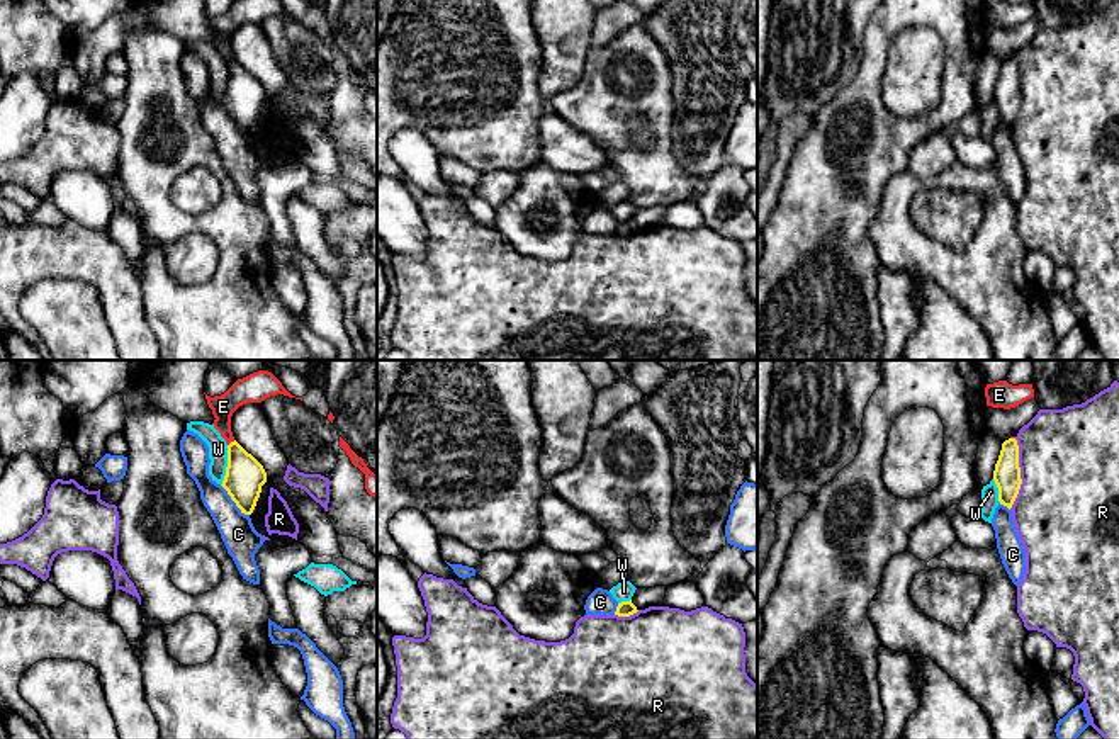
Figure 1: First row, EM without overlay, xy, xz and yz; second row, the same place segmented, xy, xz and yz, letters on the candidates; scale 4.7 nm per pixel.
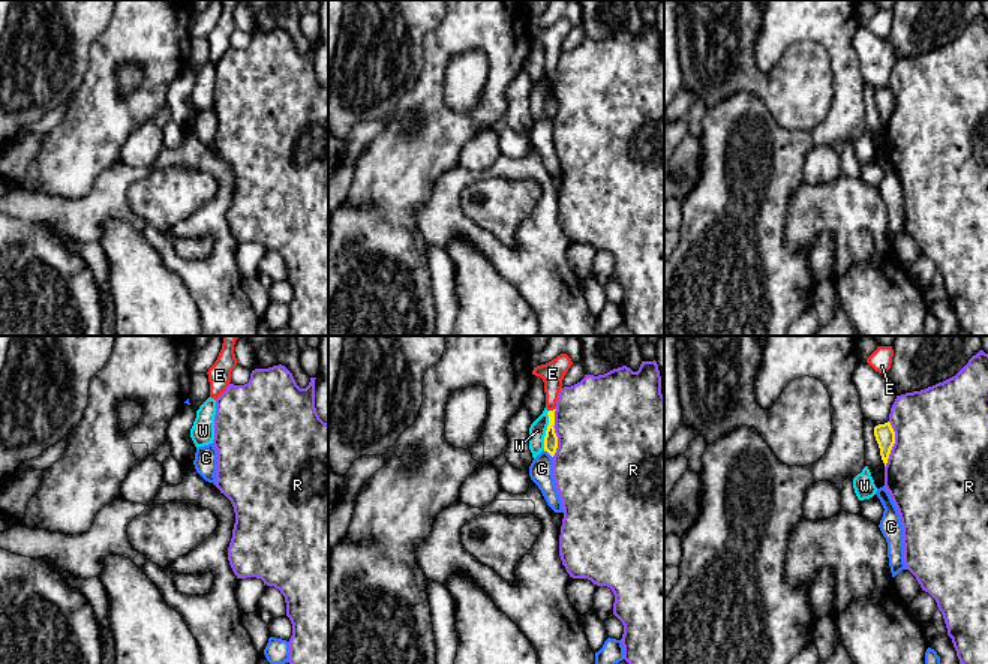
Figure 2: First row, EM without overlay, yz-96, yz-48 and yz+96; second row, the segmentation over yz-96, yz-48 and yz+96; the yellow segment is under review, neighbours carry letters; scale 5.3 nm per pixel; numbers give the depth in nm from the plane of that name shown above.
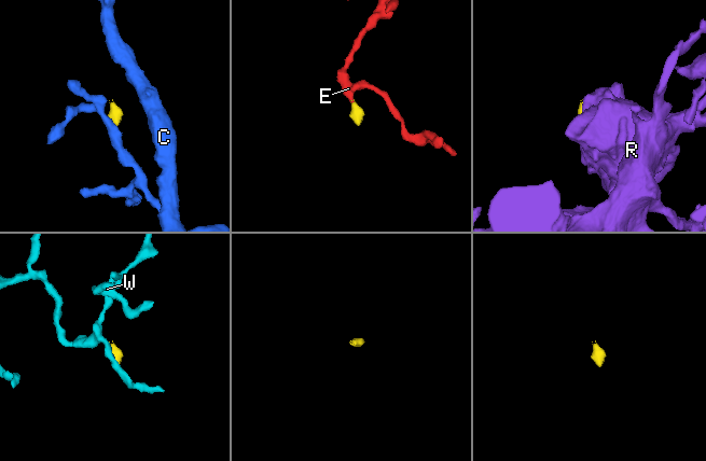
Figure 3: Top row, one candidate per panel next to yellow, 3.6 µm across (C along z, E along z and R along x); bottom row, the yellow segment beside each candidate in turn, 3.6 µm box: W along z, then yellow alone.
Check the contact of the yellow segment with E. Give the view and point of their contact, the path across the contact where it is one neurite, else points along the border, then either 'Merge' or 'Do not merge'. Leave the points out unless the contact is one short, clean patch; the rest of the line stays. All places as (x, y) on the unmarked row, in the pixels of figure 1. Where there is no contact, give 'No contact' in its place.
Touches yellow at xy (231, 62). Path across: xy (245, 95), (231, 62), (223, 45), (223, 26). Merge

